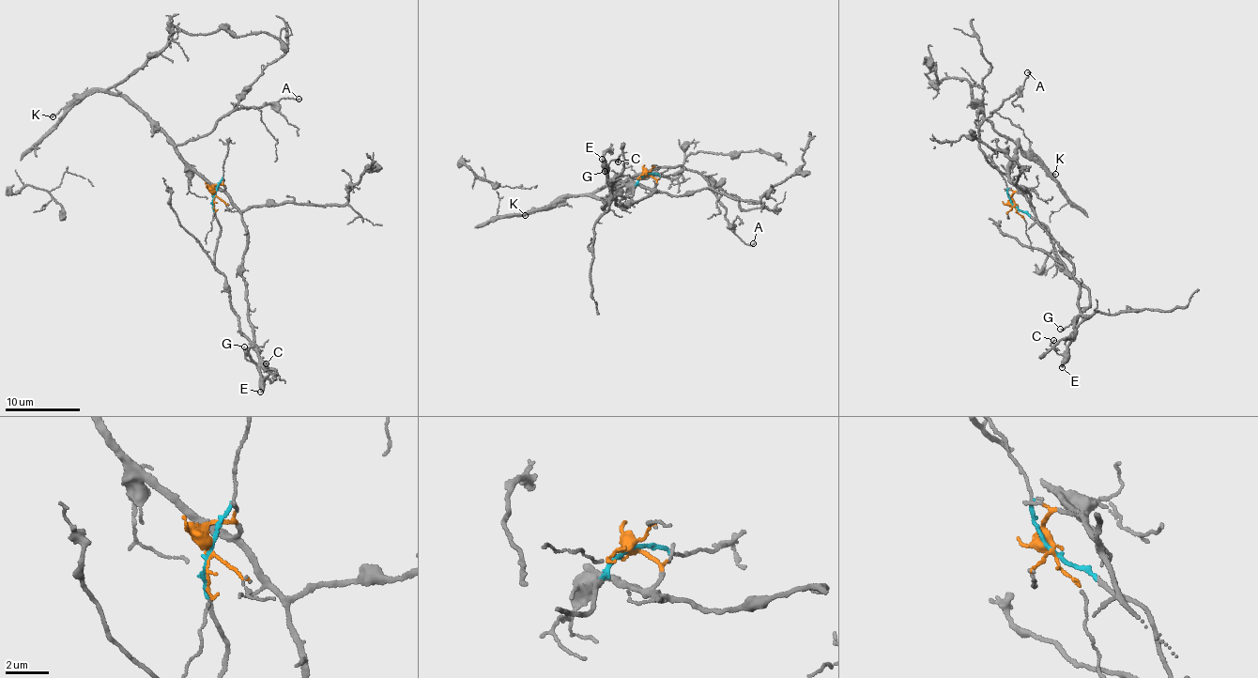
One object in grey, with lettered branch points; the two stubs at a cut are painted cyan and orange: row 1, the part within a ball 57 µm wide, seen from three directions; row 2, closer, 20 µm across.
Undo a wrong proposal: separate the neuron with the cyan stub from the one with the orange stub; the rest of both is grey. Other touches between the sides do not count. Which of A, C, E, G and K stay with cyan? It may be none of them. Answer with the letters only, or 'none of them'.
C, E, G

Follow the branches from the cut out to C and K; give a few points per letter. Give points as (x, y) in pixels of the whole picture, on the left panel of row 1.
C: (214, 194), (220, 231), (214, 265), (224, 276), (240, 332), (257, 352), (260, 377), (265, 378), (265, 363)
K: (213, 193), (222, 184), (222, 190), (211, 184), (119, 94), (75, 94), (52, 117)

